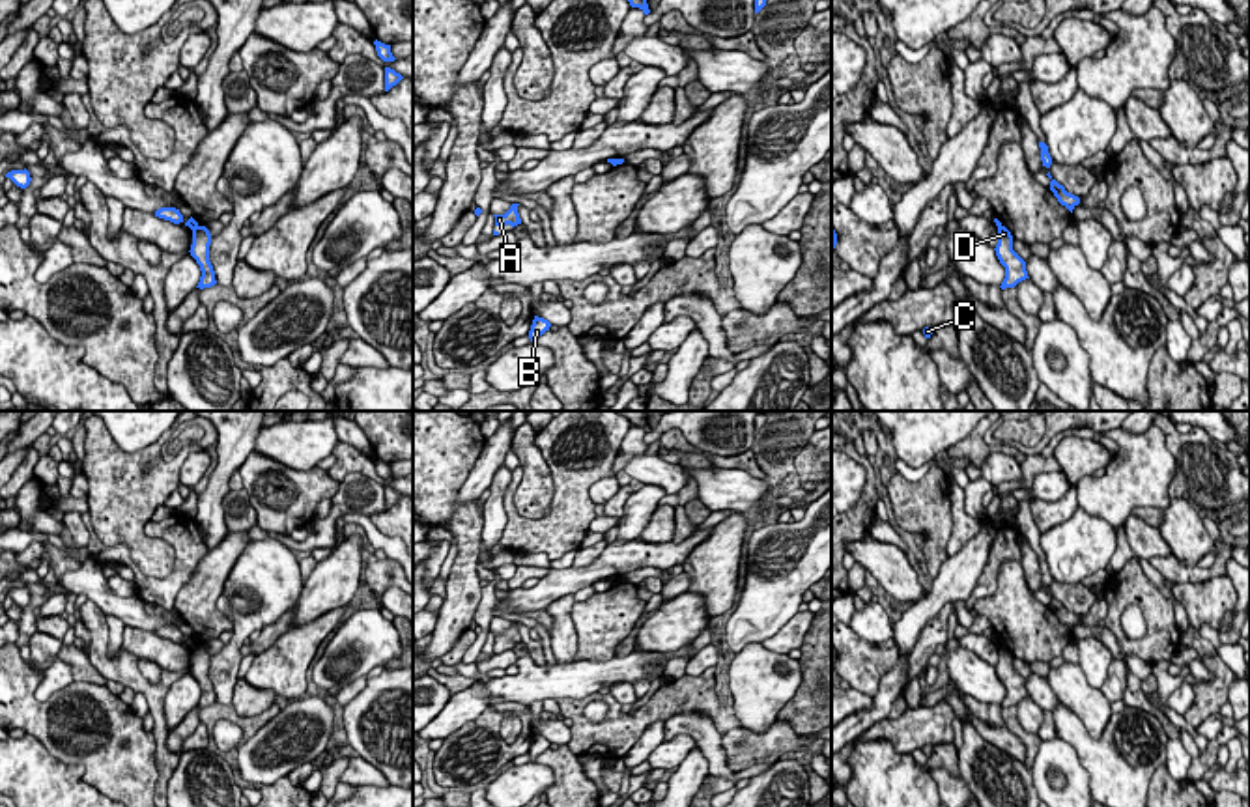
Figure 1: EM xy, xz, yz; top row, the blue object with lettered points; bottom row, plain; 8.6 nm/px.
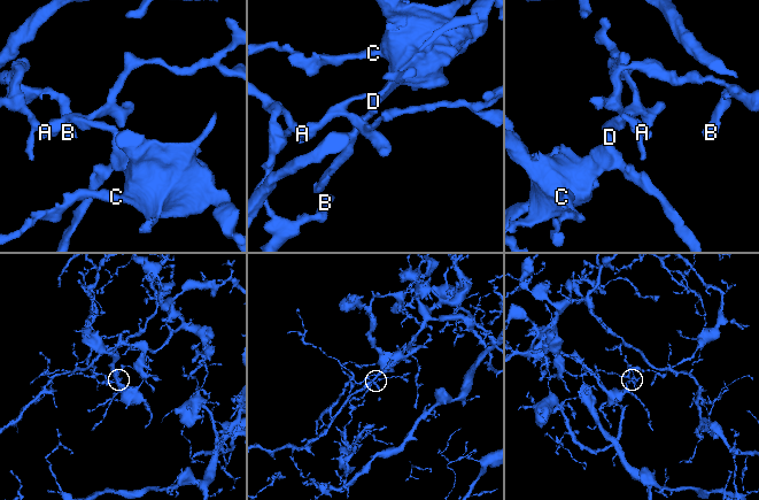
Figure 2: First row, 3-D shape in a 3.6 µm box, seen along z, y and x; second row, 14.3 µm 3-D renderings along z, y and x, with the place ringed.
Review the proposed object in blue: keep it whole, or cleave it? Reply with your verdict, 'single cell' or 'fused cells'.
fused cells

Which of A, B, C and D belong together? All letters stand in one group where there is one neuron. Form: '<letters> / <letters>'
A B / C D

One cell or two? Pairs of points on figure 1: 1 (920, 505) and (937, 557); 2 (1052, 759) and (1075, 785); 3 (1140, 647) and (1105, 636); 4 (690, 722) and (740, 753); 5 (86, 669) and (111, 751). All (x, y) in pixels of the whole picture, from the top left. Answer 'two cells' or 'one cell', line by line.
1: one cell
2: one cell
3: two cells
4: two cells
5: two cells

